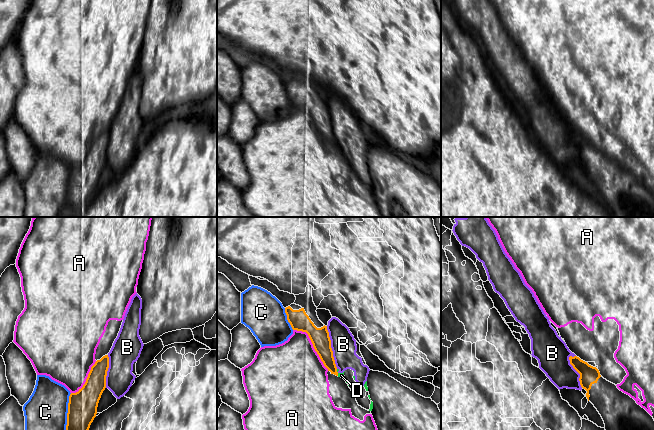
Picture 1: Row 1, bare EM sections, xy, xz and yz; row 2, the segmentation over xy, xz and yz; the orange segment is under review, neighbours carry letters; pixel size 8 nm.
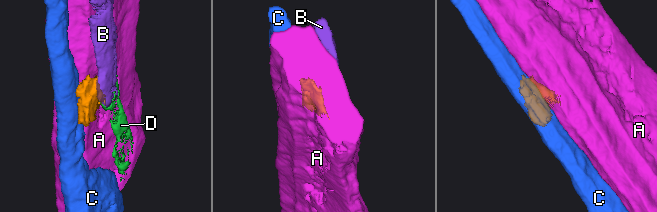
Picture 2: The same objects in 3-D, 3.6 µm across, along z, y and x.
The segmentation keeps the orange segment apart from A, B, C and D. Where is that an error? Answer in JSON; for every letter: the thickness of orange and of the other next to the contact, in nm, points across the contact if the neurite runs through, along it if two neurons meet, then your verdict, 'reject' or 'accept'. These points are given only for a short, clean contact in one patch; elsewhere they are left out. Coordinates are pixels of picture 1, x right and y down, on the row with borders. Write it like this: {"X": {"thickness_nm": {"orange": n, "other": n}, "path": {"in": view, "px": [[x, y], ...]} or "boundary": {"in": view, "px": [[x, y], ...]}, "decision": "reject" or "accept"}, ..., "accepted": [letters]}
{"A": {"thickness_nm": {"orange": 160, "other": 460}, "decision": "reject"}, "B": {"thickness_nm": {"orange": 150, "other": 200}, "decision": "reject"}, "C": {"thickness_nm": {"orange": 240, "other": 320}, "decision": "reject"}, "D": {"thickness_nm": {"orange": 140, "other": 20}, "boundary": {"in": "xz", "px": [[336, 369], [338, 375]]}, "decision": "reject"}, "accepted": []}

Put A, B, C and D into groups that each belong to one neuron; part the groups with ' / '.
A / B D / C

